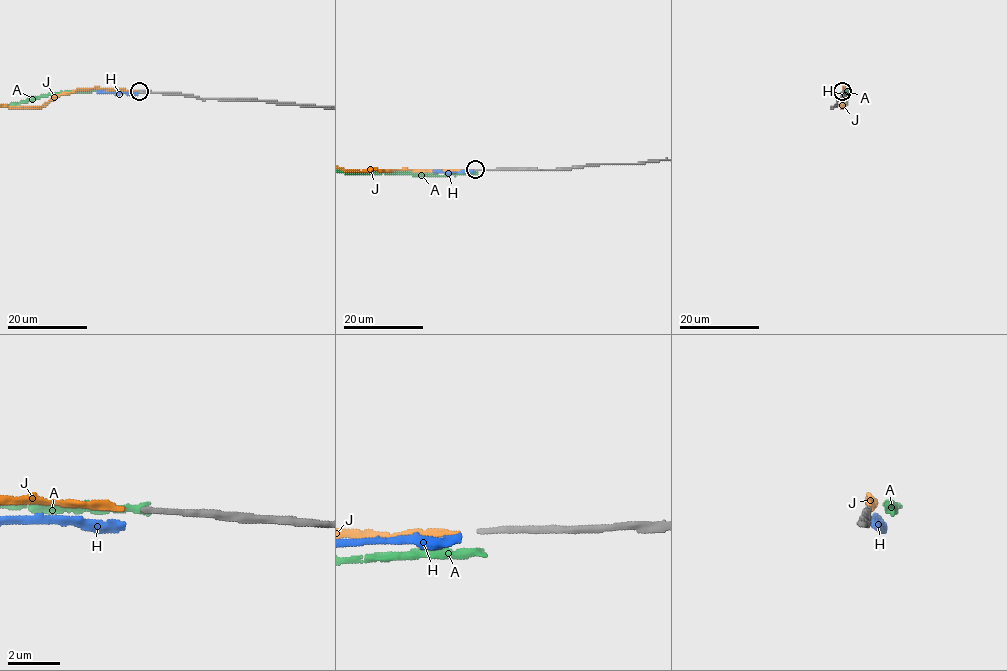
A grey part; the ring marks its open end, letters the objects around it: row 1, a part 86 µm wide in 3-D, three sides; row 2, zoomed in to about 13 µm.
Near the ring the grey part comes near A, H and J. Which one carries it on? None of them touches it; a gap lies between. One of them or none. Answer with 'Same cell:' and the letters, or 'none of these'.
Same cell: J

